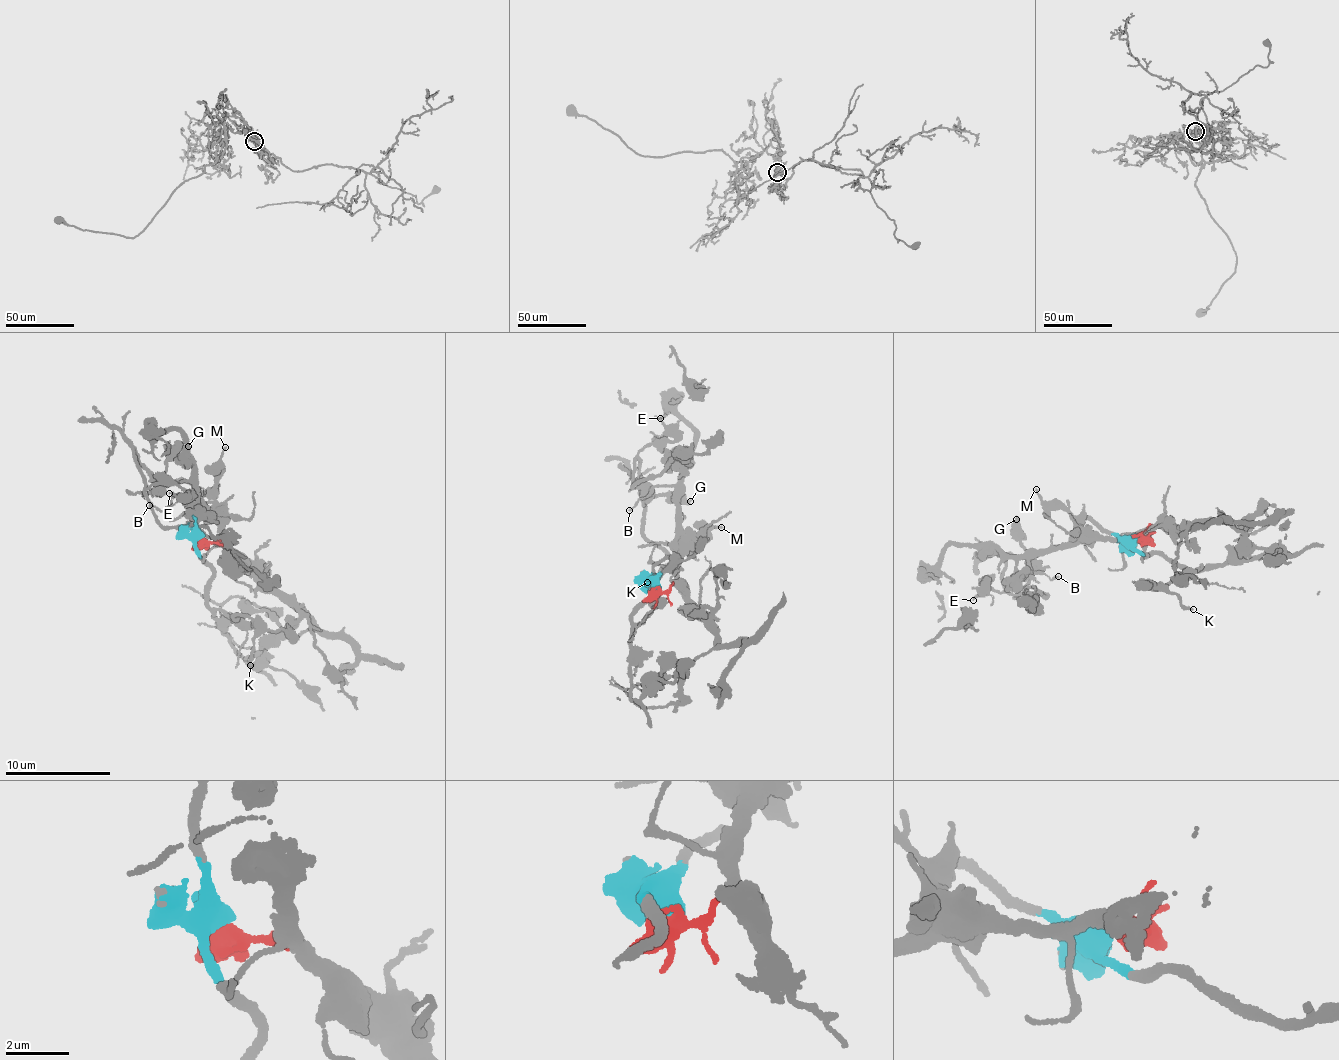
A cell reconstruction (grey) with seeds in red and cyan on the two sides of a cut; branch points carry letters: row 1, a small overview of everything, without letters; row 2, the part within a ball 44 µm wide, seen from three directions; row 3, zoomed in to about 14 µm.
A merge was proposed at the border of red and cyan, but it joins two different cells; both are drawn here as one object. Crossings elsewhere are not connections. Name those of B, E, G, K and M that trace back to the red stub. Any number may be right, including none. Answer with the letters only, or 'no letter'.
B, M

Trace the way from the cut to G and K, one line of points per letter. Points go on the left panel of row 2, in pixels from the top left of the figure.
G: (201, 536), (194, 523), (188, 483), (154, 481), (149, 473), (160, 477), (168, 462), (188, 447)
K: (201, 536), (194, 541), (212, 573), (207, 601), (235, 620), (232, 616), (246, 615), (257, 632), (250, 666)

